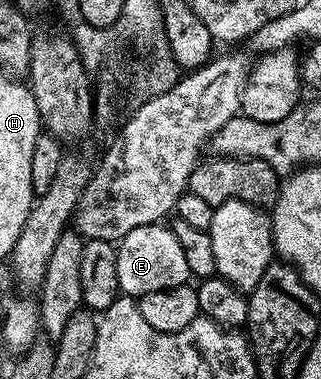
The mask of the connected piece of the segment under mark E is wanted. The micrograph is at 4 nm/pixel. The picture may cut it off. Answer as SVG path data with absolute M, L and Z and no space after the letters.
M156 223L129 231L117 245L117 283L120 294L138 299L149 291L169 291L192 280L189 263L181 252L177 235L166 224Z

